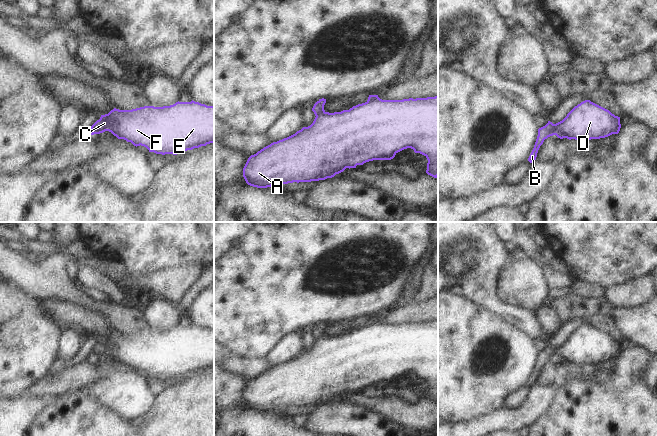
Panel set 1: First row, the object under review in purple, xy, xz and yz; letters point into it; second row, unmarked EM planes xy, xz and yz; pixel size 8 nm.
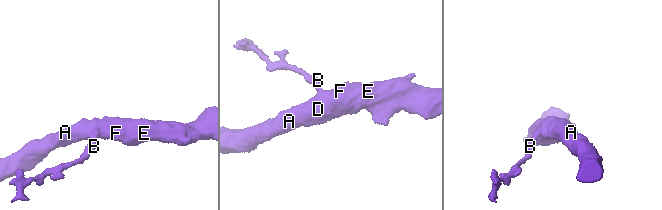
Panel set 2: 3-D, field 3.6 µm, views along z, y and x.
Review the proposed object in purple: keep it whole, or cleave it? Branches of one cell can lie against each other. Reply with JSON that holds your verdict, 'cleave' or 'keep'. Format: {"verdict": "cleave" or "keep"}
{"verdict": "keep"}

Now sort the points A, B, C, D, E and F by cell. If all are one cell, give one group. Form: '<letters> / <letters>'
A B C D E F

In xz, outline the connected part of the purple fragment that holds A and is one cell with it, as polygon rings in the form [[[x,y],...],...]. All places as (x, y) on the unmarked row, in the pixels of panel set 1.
[[[369,319],[368,324],[365,327],[358,328],[353,330],[349,334],[343,334],[341,336],[329,337],[324,334],[324,329],[326,327],[326,323],[319,323],[313,330],[312,335],[315,338],[315,343],[313,347],[308,351],[303,351],[301,354],[297,355],[295,358],[279,364],[277,366],[273,366],[270,369],[264,371],[256,378],[251,379],[244,392],[243,392],[243,401],[246,407],[250,410],[257,412],[267,412],[271,410],[279,410],[281,408],[288,408],[293,406],[311,406],[311,405],[319,405],[325,404],[327,402],[332,402],[336,398],[343,396],[346,392],[356,392],[357,389],[363,389],[366,386],[373,384],[391,384],[395,381],[395,379],[407,372],[411,372],[415,377],[420,377],[424,379],[427,384],[427,394],[426,397],[434,402],[438,401],[438,320],[435,321],[427,321],[427,322],[409,322],[403,324],[382,324],[378,321],[378,319]]]

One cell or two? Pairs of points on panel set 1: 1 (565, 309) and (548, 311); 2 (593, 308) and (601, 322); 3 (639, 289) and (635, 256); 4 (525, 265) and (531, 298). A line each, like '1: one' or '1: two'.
1: two
2: two
3: two
4: one

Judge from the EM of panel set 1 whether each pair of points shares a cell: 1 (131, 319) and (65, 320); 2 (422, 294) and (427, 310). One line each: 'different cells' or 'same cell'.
1: different cells
2: different cells

